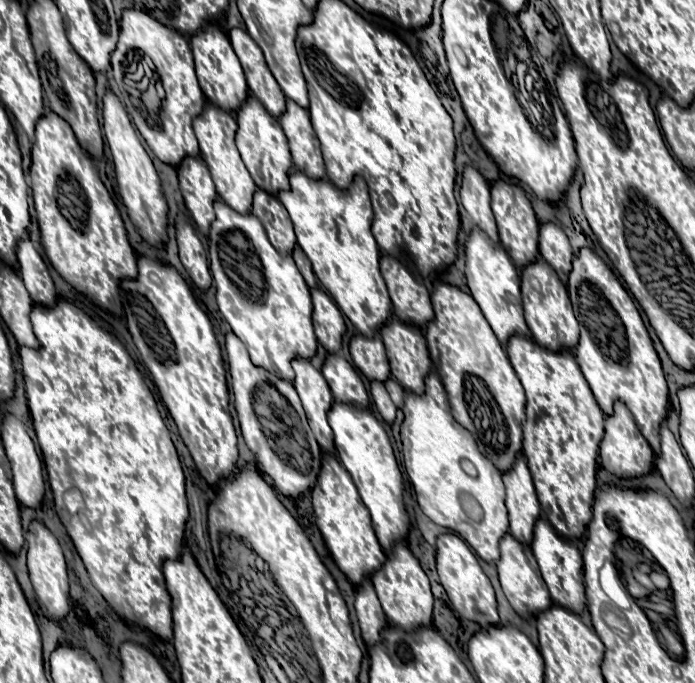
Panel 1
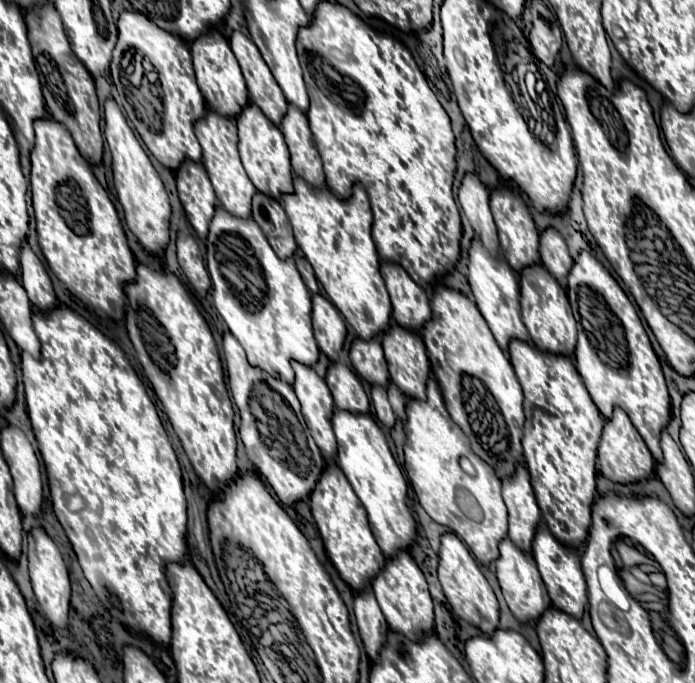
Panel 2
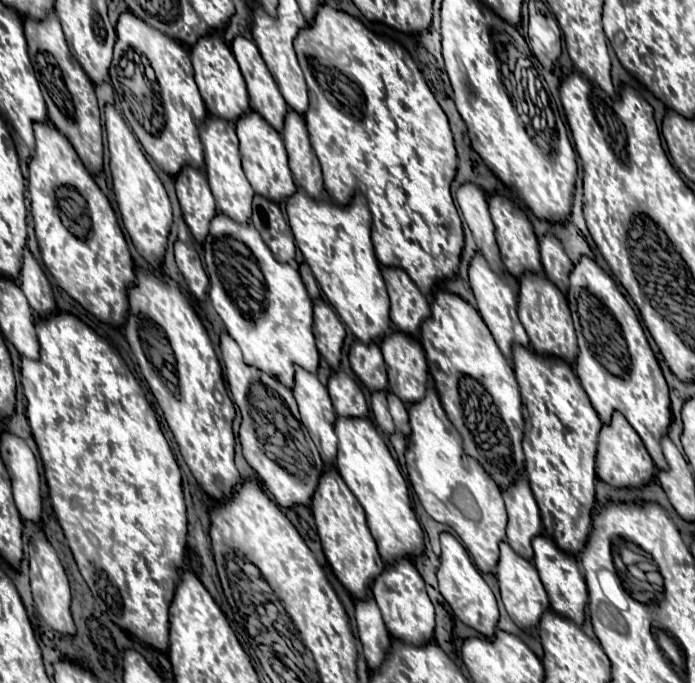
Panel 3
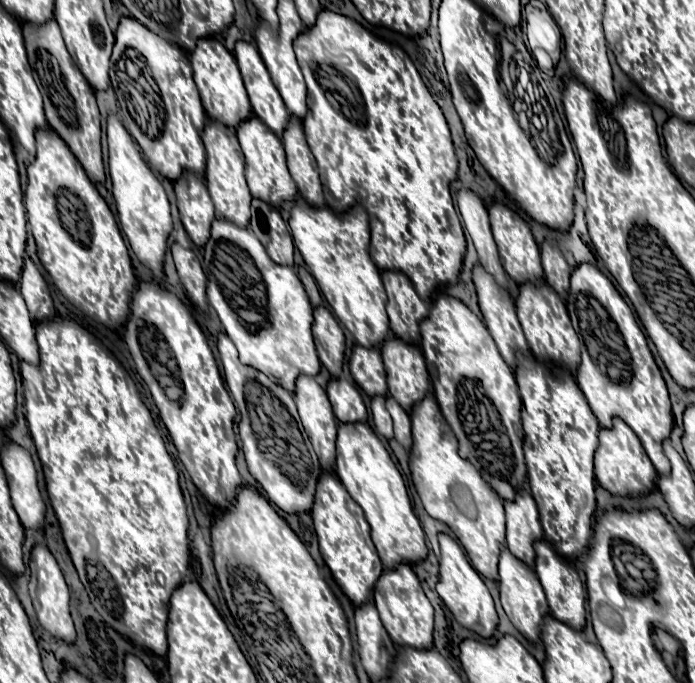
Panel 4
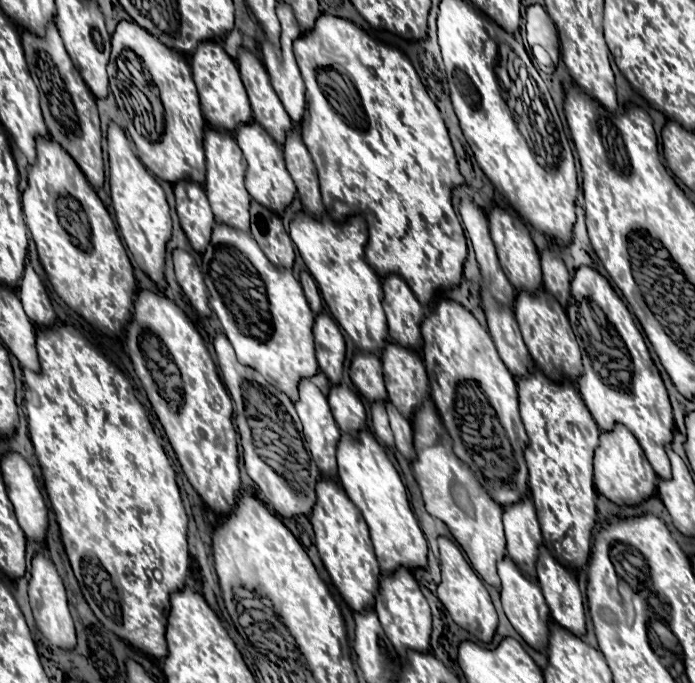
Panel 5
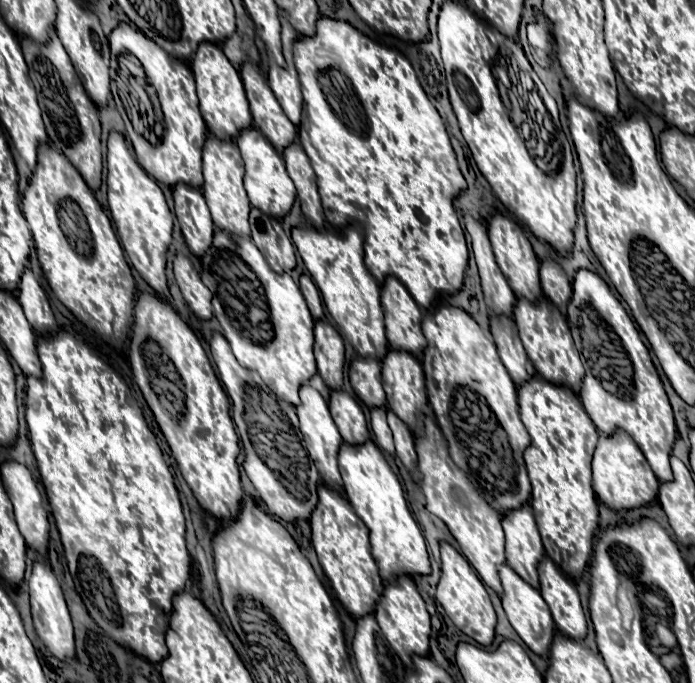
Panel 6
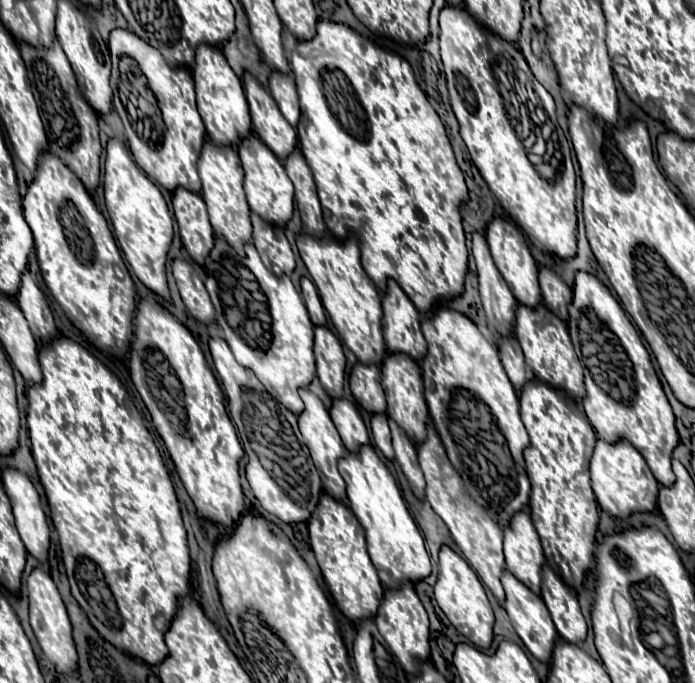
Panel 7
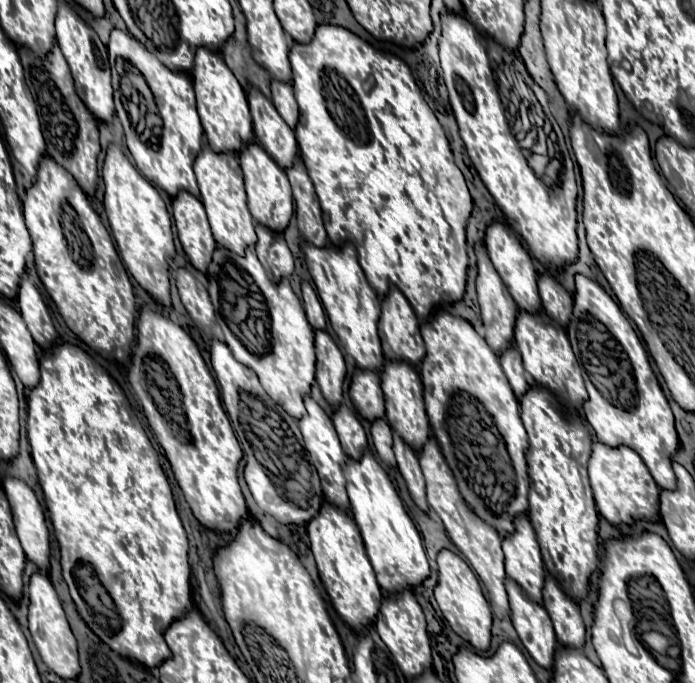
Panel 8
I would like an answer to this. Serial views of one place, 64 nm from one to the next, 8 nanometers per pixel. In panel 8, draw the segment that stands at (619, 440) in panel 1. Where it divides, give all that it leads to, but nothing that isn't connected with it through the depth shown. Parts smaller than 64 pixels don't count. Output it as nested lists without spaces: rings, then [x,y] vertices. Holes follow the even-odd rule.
[[[596,442],[592,446],[588,474],[590,474],[590,484],[594,490],[594,500],[596,500],[598,512],[608,522],[630,524],[634,518],[648,518],[648,520],[658,518],[660,488],[656,486],[646,464],[642,462],[642,458],[632,448],[626,448],[626,446],[610,448],[602,442]]]

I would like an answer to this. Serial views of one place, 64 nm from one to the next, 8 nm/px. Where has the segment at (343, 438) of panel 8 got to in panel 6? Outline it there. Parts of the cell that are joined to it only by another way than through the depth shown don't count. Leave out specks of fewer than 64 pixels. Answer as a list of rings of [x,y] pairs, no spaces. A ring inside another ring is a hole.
[[[332,390],[330,412],[338,424],[338,430],[342,432],[342,438],[348,444],[362,444],[368,438],[366,418],[354,396],[344,390]]]

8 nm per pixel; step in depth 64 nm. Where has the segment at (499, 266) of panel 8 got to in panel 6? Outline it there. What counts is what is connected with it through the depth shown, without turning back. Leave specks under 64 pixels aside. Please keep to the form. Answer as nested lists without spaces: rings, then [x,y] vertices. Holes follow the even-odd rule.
[[[494,214],[488,222],[488,234],[490,234],[490,242],[496,254],[496,262],[500,266],[500,270],[504,272],[510,288],[514,290],[516,296],[524,296],[530,302],[536,302],[542,296],[542,288],[540,288],[540,280],[538,280],[538,258],[532,250],[530,240],[526,238],[524,230],[520,224],[516,224],[514,220],[502,216],[502,214]]]

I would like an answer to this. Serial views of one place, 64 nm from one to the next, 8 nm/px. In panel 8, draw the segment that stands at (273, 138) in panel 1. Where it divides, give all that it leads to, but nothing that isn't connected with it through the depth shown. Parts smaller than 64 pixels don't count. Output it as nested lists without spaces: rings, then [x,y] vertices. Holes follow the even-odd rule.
[[[250,142],[250,144],[246,144],[246,148],[242,148],[240,164],[244,170],[248,208],[254,216],[254,220],[258,220],[260,224],[266,224],[266,228],[274,228],[274,232],[282,232],[294,214],[292,188],[286,178],[286,172],[256,142]]]

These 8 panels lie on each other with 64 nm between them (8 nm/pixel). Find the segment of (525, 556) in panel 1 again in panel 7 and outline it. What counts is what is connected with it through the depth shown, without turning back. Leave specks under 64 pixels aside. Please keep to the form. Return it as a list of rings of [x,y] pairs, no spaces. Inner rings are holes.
[[[508,570],[502,572],[502,586],[506,590],[506,602],[504,602],[504,610],[510,616],[510,622],[514,626],[514,630],[518,632],[518,636],[522,638],[522,642],[526,644],[526,648],[532,652],[534,658],[538,658],[540,662],[548,662],[552,656],[552,648],[554,642],[558,638],[558,632],[554,628],[554,622],[550,618],[548,608],[544,606],[542,598],[536,596],[534,592],[530,592],[530,588],[526,588],[518,578],[514,578]]]

